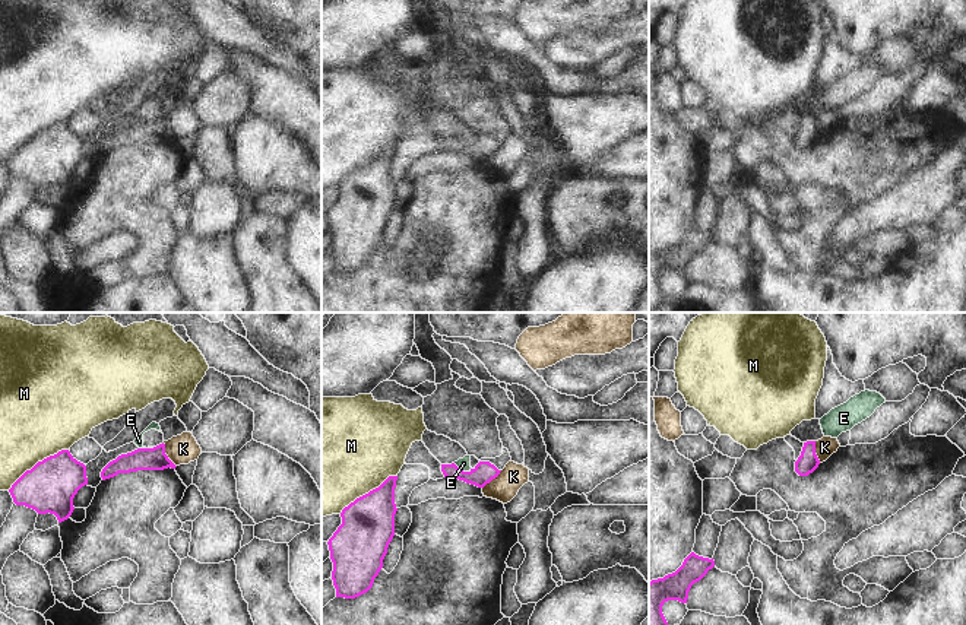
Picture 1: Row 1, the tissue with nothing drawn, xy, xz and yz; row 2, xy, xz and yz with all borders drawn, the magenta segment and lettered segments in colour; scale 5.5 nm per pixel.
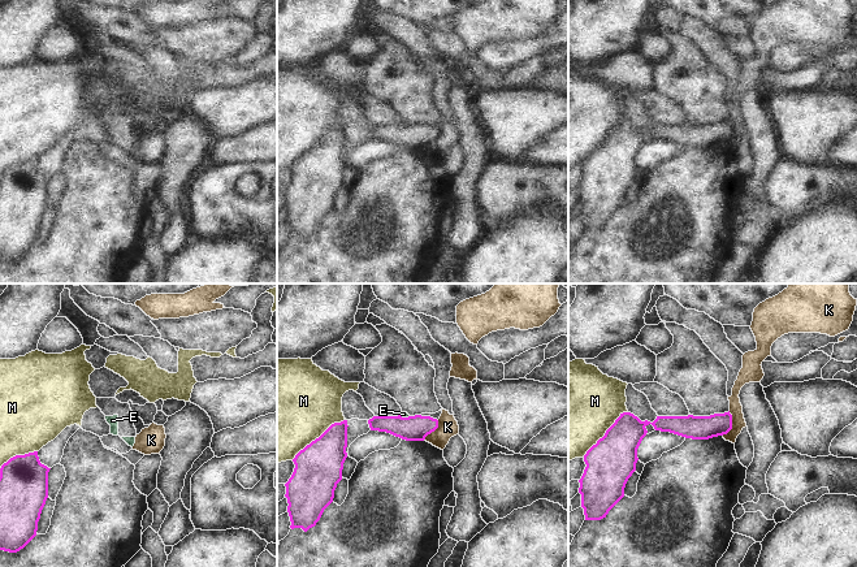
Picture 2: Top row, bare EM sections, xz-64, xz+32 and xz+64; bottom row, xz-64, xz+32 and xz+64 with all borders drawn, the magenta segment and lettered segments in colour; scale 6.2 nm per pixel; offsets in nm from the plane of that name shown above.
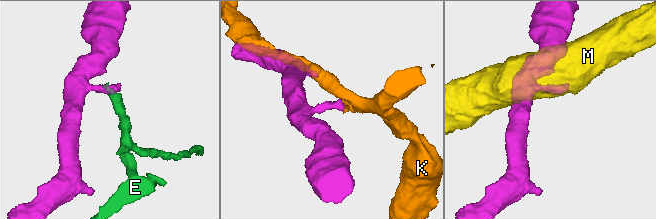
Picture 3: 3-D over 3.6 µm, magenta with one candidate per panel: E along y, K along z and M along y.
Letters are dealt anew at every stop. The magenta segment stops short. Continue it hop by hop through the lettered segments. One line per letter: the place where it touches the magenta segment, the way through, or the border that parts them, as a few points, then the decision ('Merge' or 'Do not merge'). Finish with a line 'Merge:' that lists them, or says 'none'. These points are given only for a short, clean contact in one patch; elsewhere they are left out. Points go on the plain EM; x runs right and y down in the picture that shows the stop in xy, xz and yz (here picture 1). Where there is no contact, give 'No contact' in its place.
E: Touches magenta at xz (461, 142). Boundary: xz (453, 136), (464, 143), (471, 143). Do not merge
K: Touches magenta at xy (165, 127). Boundary: xy (162, 116), (164, 126), (176, 139). Do not merge
M: Touches magenta at xy (38, 135). Do not merge
Merge: none

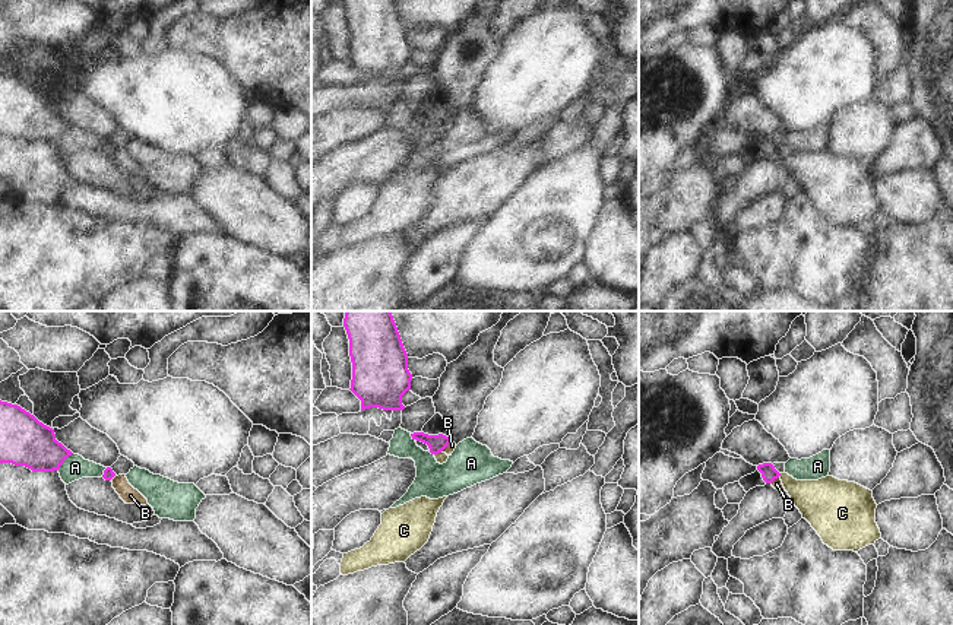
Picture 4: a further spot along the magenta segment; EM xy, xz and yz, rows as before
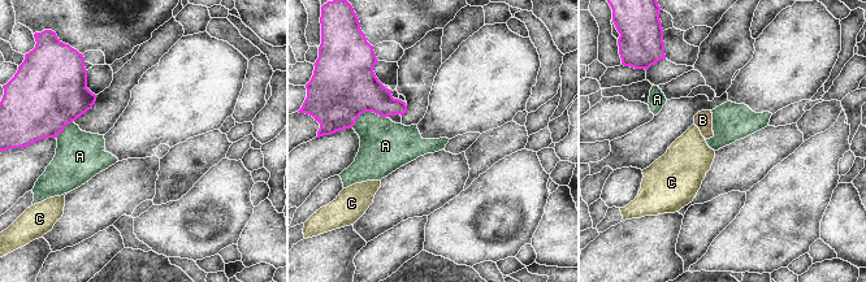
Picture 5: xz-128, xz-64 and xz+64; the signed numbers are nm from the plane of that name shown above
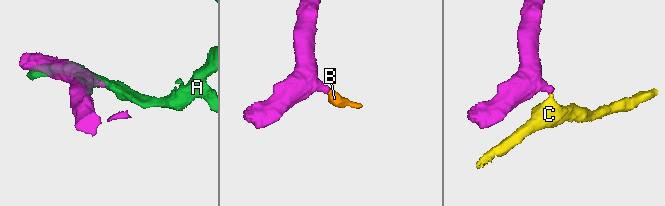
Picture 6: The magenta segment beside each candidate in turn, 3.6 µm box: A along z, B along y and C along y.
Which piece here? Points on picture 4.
A: Touches magenta at xy (63, 135). Boundary: xy (72, 126), (57, 142). Do not merge
B: Touches magenta at xz (446, 119). Path across: xz (436, 116), (446, 119), (452, 119). Merge
C: Touches magenta at yz (779, 148). Boundary: yz (781, 146), (778, 149). Do not merge
Merge: B

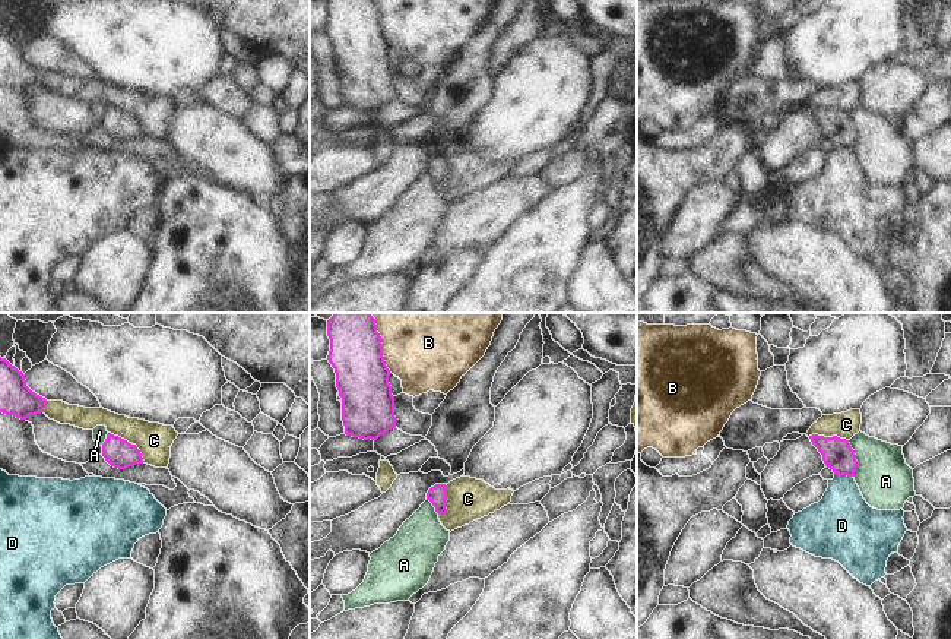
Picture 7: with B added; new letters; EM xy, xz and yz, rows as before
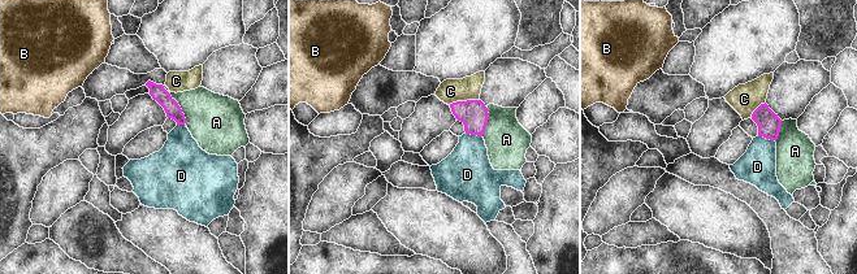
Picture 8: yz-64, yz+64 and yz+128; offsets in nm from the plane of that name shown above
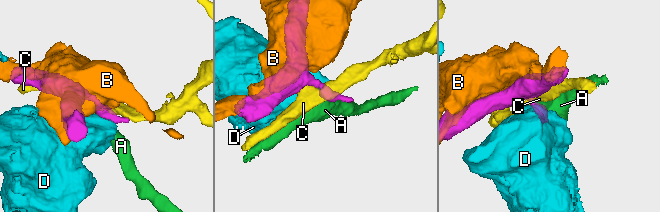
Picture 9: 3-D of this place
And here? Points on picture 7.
A: Touches magenta at yz (855, 132). Boundary: yz (848, 113), (856, 133), (853, 149). Do not merge
B: Touches magenta at xz (382, 24). Do not merge
C: Touches magenta at xy (130, 116). Boundary: xy (108, 104), (133, 116), (145, 133). Do not merge
D: Touches magenta at yz (843, 146). Boundary: yz (834, 146), (852, 149). Do not merge
Merge: none

